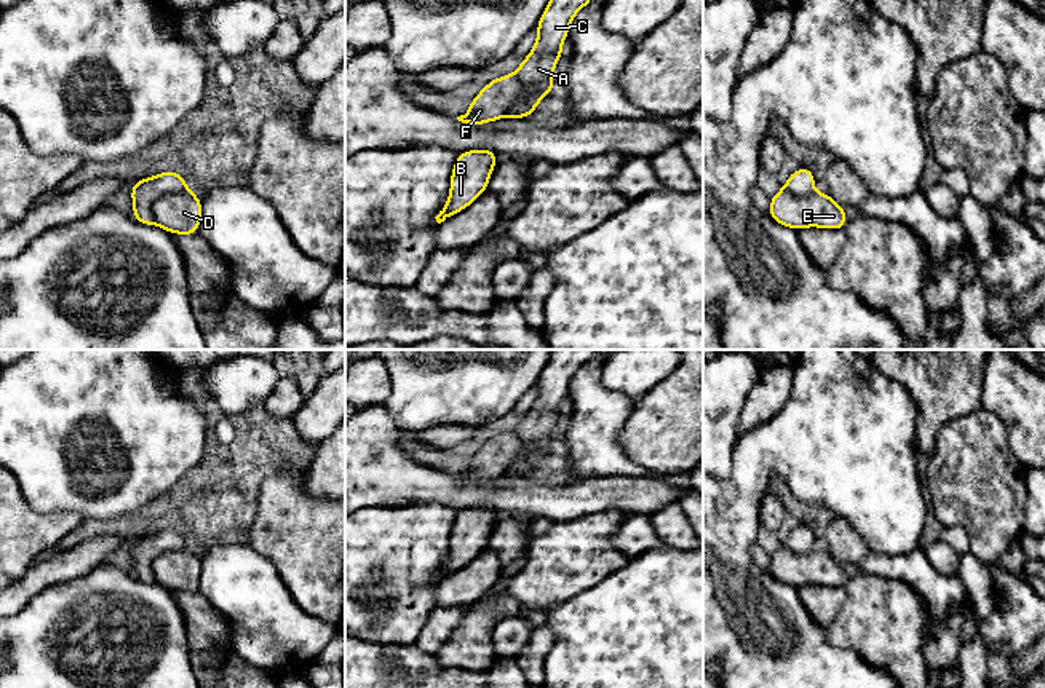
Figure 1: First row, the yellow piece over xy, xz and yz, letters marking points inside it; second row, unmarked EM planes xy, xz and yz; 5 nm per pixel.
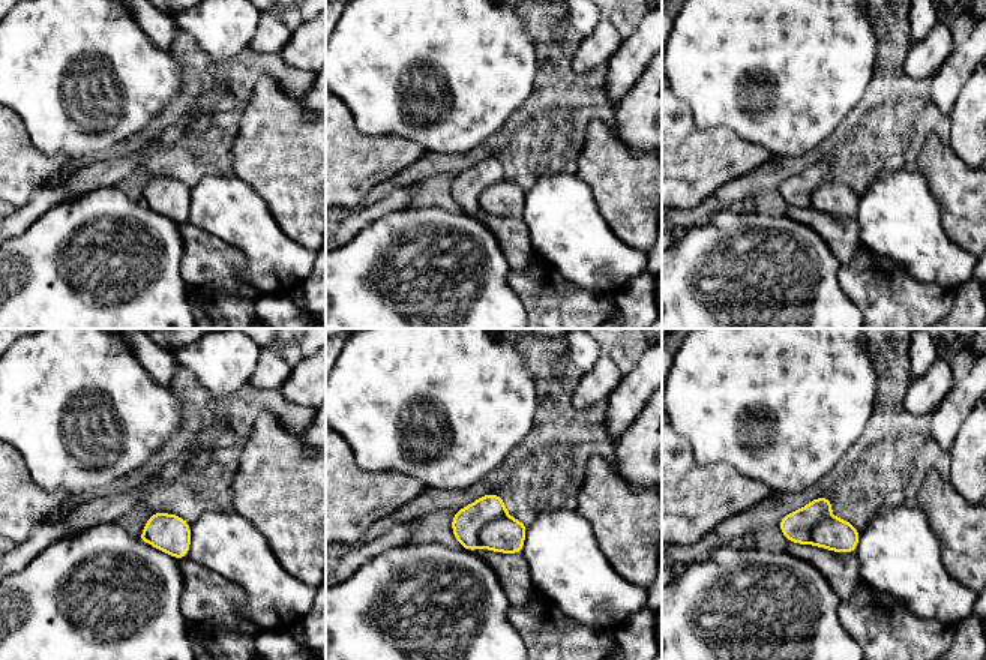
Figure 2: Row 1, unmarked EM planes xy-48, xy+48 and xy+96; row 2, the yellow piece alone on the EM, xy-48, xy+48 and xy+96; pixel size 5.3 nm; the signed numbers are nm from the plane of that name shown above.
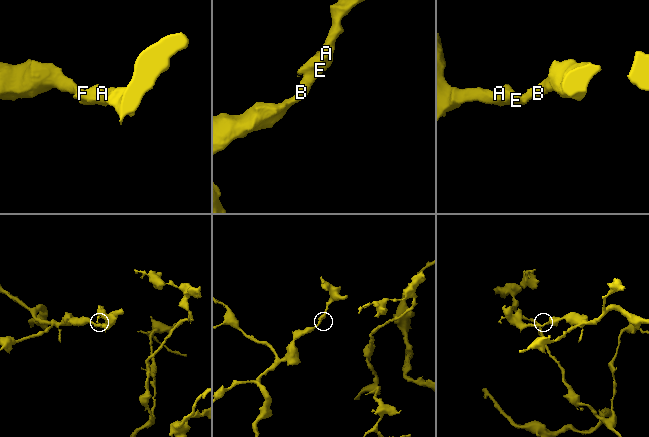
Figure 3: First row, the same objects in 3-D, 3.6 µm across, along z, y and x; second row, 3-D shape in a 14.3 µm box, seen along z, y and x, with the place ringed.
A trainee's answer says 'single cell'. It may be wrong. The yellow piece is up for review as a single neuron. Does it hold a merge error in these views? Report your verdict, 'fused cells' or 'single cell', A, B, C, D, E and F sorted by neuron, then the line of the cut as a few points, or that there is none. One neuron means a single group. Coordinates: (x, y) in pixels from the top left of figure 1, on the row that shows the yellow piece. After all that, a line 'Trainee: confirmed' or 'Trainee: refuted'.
fused cells; A B C D E / F; cut in xy along (187, 189), (178, 193), (163, 193), (152, 205), (154, 224)
Trainee: refuted

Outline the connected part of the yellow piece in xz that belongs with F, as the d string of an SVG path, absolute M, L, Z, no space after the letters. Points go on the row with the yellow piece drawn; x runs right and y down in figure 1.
M503 75L489 81L471 99L465 115L457 117L462 123L484 125L503 118L511 104L524 94L524 85L513 75Z

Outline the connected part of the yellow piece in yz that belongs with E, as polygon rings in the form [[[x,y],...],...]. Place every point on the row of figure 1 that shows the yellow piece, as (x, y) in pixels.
[[[785,187],[770,198],[769,215],[780,225],[793,230],[807,227],[840,230],[845,228],[848,211],[842,209],[829,193],[813,192],[794,196]]]

